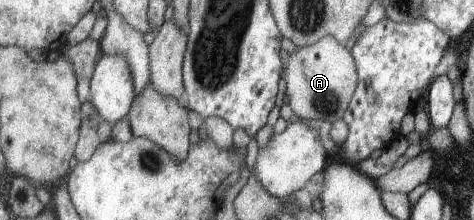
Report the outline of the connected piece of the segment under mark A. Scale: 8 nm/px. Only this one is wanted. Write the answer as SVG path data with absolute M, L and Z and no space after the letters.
M327 35L319 39L315 44L298 47L294 53L289 54L289 60L284 71L284 79L287 82L285 93L288 95L288 104L297 117L309 121L315 119L316 121L334 123L336 120L344 118L360 78L357 61L352 50L345 48L345 45L341 44L337 38Z

